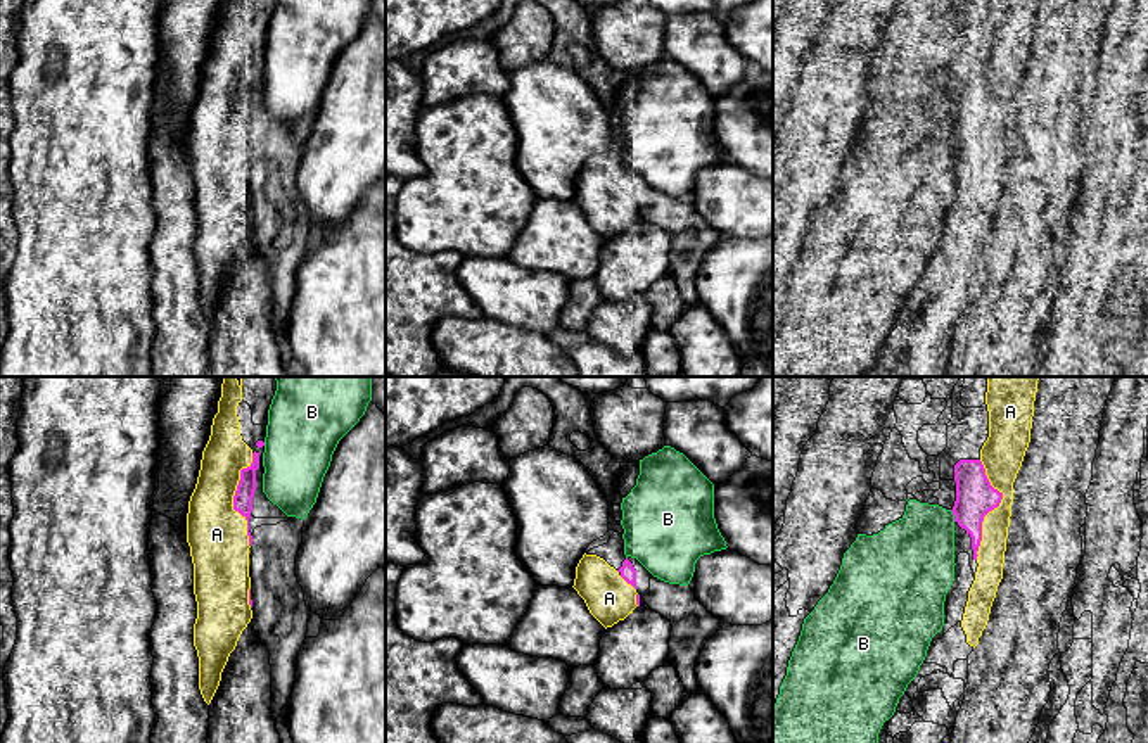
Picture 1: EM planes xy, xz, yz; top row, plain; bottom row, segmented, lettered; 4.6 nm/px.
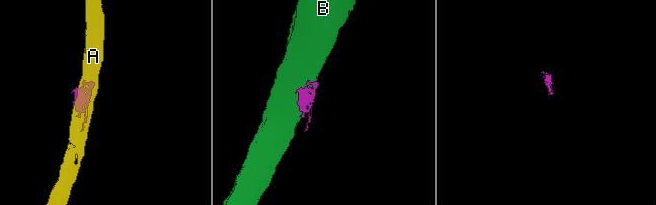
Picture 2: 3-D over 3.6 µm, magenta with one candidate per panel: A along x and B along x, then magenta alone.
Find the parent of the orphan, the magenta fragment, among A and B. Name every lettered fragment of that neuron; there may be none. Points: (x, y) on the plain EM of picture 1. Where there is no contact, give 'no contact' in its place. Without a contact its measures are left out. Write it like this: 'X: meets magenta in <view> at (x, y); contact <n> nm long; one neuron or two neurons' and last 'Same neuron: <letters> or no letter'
A: meets magenta in yz at (993, 121); contact 460 nm long; one neuron
B: meets magenta in yz at (953, 127); contact 60 nm long; two neurons
Same neuron: A

